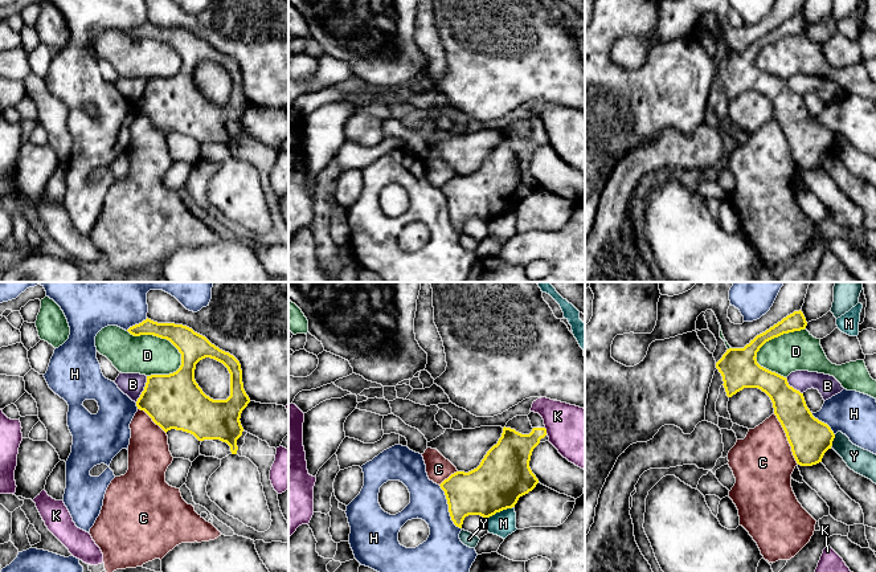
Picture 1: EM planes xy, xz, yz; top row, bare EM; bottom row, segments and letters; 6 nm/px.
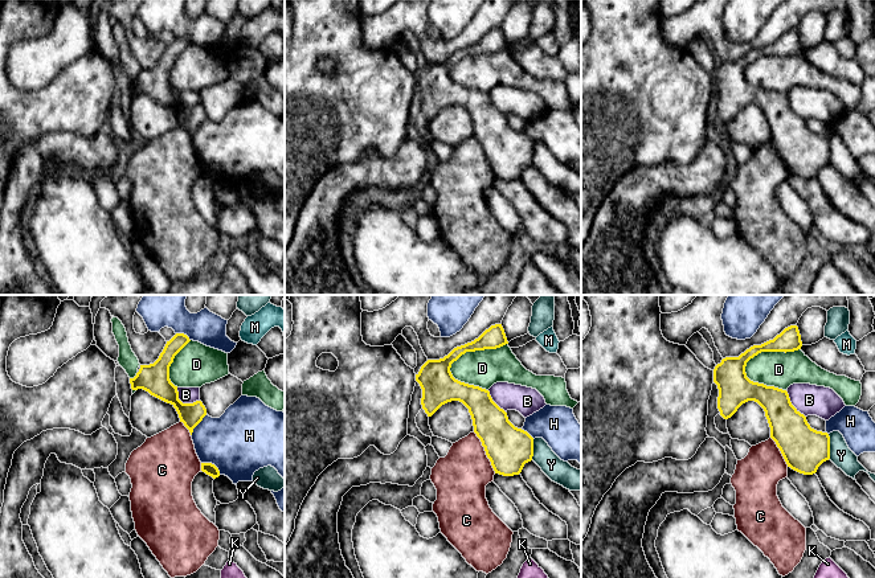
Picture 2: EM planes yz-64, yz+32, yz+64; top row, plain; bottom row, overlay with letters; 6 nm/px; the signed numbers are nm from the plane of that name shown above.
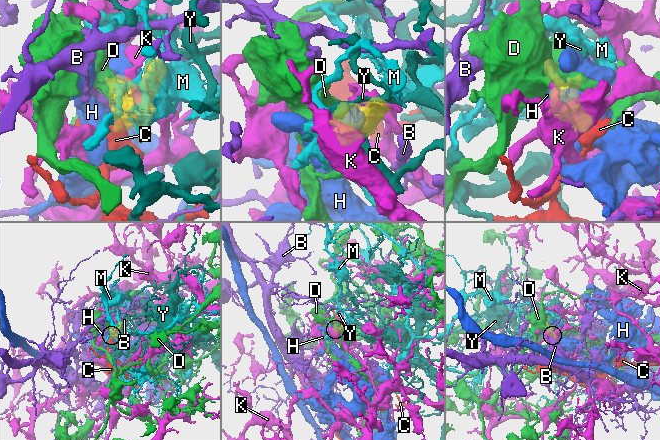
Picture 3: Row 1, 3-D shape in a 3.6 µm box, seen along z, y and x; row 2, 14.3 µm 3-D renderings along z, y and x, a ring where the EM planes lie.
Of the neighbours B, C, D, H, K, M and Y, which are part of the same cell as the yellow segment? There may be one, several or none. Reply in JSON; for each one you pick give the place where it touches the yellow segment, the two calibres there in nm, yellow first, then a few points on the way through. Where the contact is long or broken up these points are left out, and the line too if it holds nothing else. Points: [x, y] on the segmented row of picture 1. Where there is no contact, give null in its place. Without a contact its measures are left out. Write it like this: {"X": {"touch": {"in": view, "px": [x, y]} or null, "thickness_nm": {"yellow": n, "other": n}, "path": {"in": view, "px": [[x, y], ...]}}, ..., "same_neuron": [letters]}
{"same_neuron": []}

